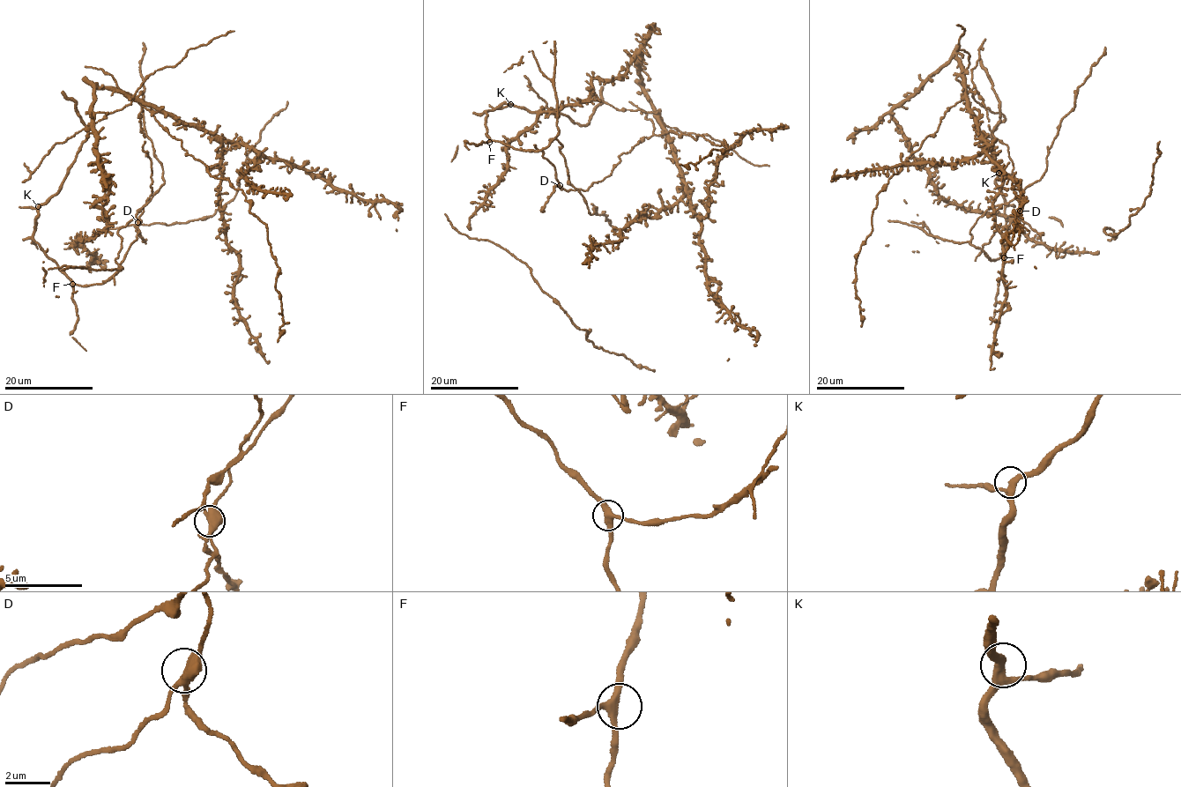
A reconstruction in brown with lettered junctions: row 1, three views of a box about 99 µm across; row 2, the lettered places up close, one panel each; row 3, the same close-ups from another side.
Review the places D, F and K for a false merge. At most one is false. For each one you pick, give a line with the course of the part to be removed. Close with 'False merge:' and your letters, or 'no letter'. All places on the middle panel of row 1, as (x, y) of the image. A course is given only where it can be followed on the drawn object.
D: foreign part runs (560, 185), (554, 167), (534, 144)
False merge: D

